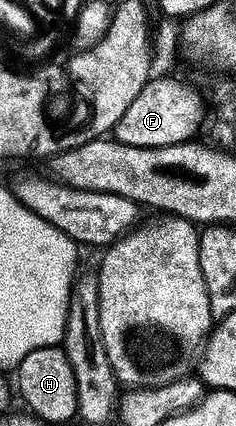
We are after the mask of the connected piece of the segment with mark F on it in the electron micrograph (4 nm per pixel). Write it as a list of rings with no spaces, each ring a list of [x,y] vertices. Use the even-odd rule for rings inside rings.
[[[175,77],[152,78],[114,128],[114,138],[125,143],[126,146],[145,147],[146,149],[192,142],[196,138],[194,136],[198,133],[205,115],[203,111],[182,111],[180,107],[173,109],[173,93],[180,93],[189,88],[186,82],[176,79]]]

